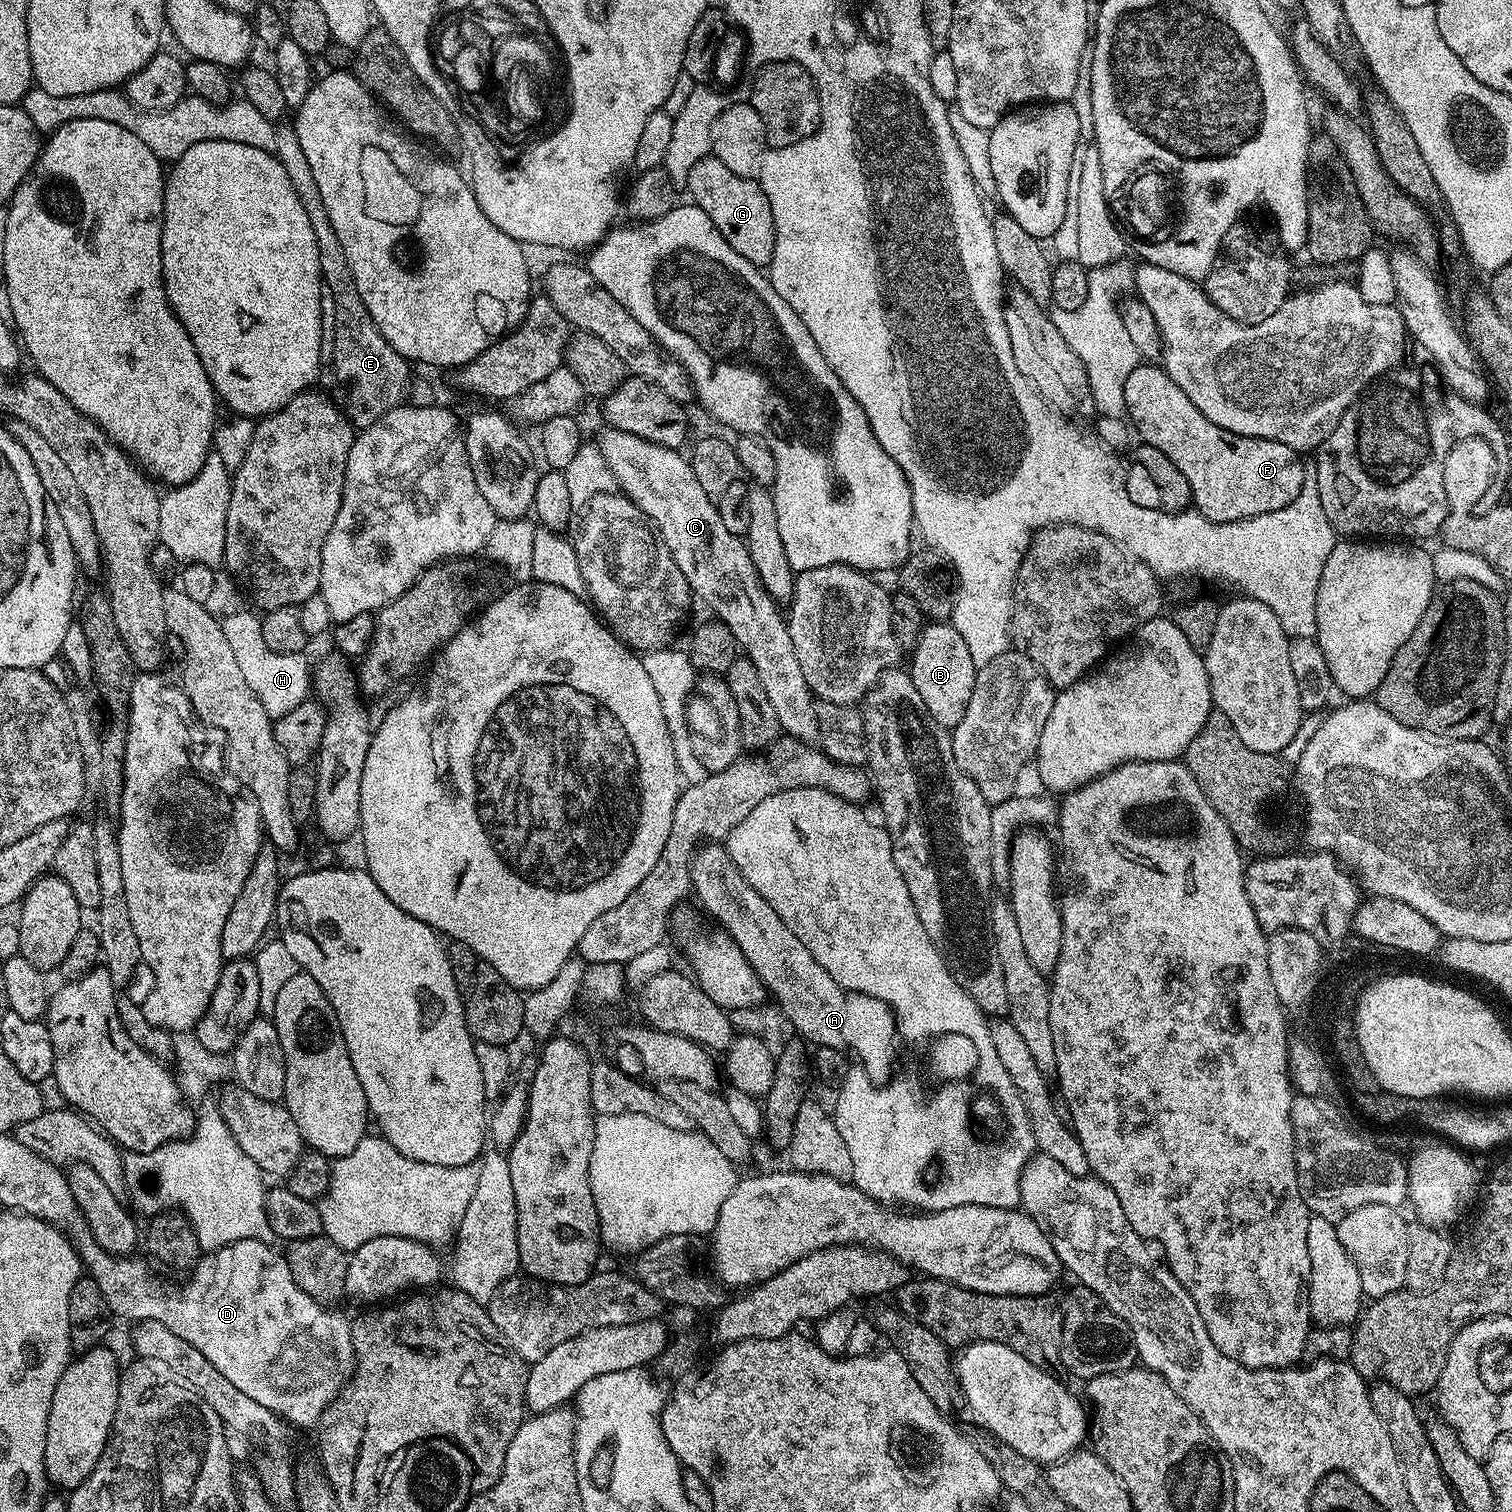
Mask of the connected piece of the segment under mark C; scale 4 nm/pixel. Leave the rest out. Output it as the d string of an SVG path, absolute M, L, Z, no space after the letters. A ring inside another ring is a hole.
M607 427L603 431L600 438L597 438L596 445L603 455L604 464L615 478L619 491L632 500L636 507L647 516L666 548L670 550L671 557L682 570L683 576L687 578L687 584L692 589L693 595L697 599L704 599L712 607L713 614L711 615L729 628L739 651L754 664L758 679L762 682L762 687L766 690L771 705L774 706L781 729L791 739L805 742L815 741L818 737L818 722L814 718L816 703L812 691L808 688L806 678L802 674L802 666L798 666L798 654L794 654L794 642L790 642L787 619L782 615L781 609L776 606L772 597L760 585L745 541L726 529L717 503L703 493L691 463L681 451L646 442L637 435L628 434L617 428Z

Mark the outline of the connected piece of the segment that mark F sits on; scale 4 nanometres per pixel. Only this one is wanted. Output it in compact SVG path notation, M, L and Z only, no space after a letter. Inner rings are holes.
M1141 362L1126 378L1124 411L1132 419L1139 439L1154 446L1186 474L1192 503L1214 522L1238 522L1258 514L1282 510L1305 491L1301 453L1282 442L1254 438L1214 426L1164 371L1152 362Z

